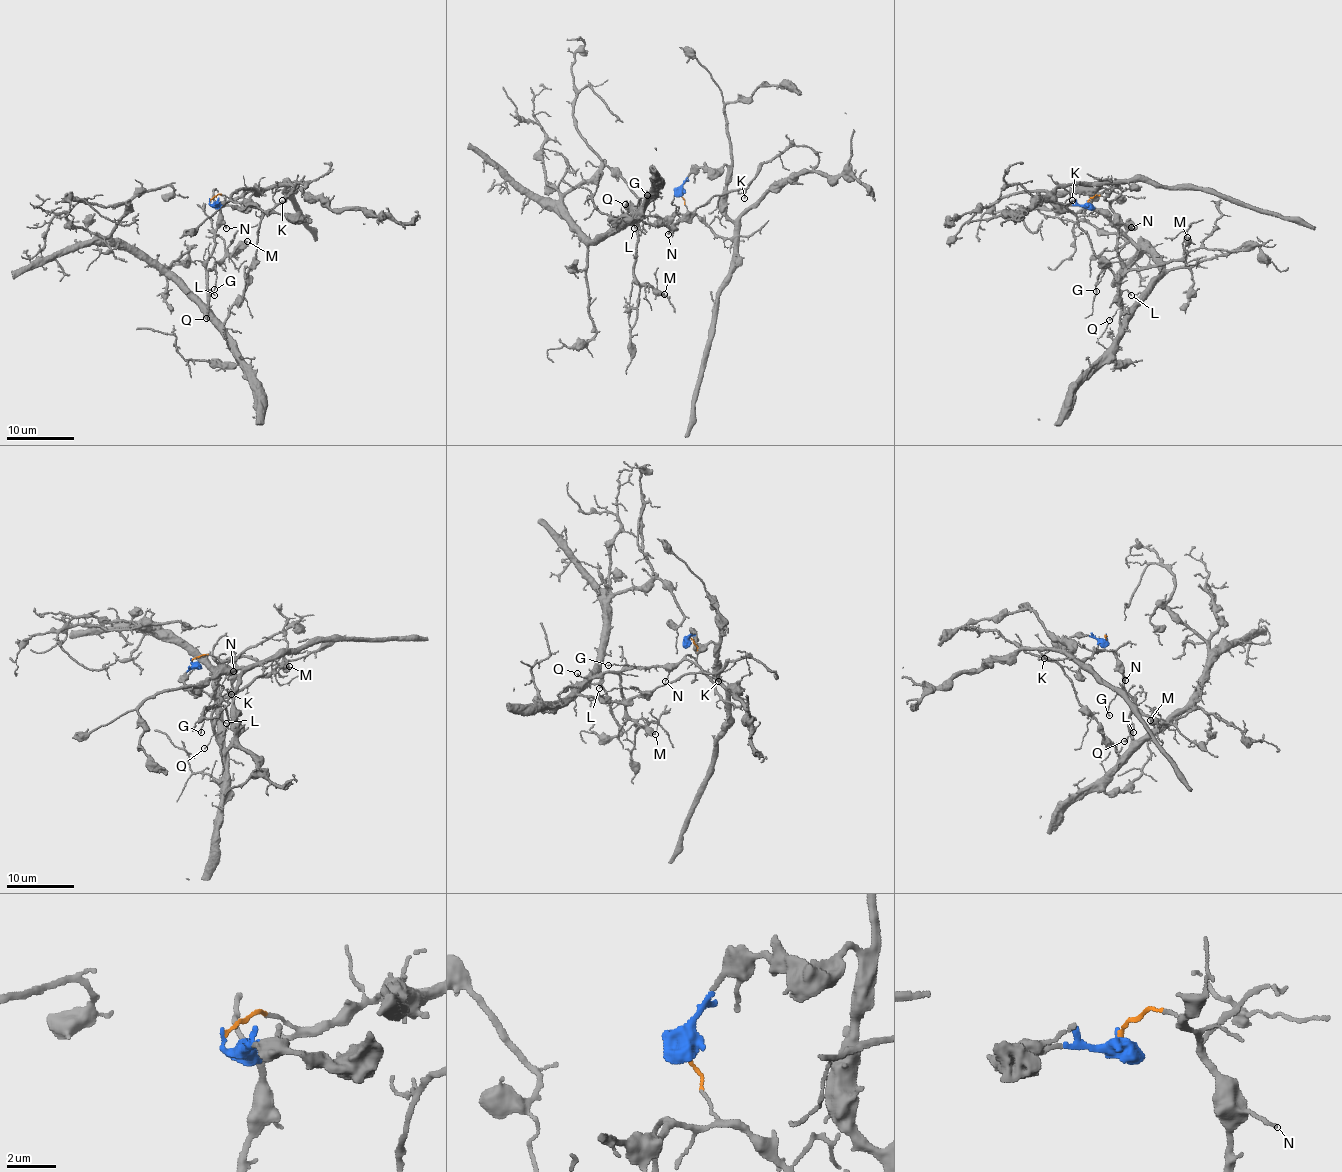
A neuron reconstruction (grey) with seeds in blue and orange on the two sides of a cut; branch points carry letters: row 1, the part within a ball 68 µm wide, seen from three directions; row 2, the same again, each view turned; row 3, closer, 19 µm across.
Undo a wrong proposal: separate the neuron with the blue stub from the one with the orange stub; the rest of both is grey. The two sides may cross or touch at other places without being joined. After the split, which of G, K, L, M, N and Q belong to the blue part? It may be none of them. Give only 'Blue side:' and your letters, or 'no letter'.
Blue side: no letter

